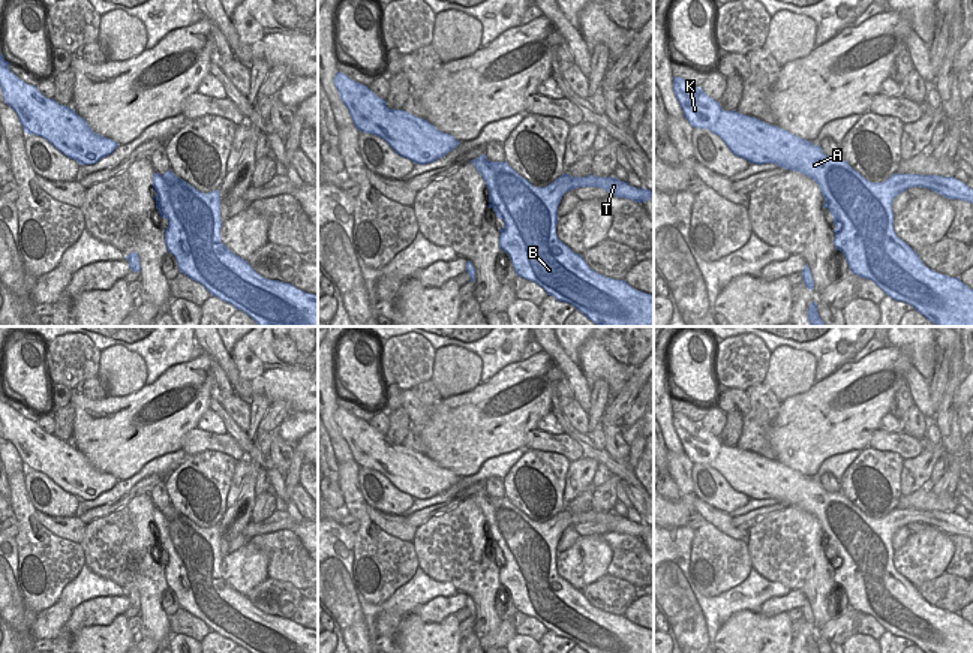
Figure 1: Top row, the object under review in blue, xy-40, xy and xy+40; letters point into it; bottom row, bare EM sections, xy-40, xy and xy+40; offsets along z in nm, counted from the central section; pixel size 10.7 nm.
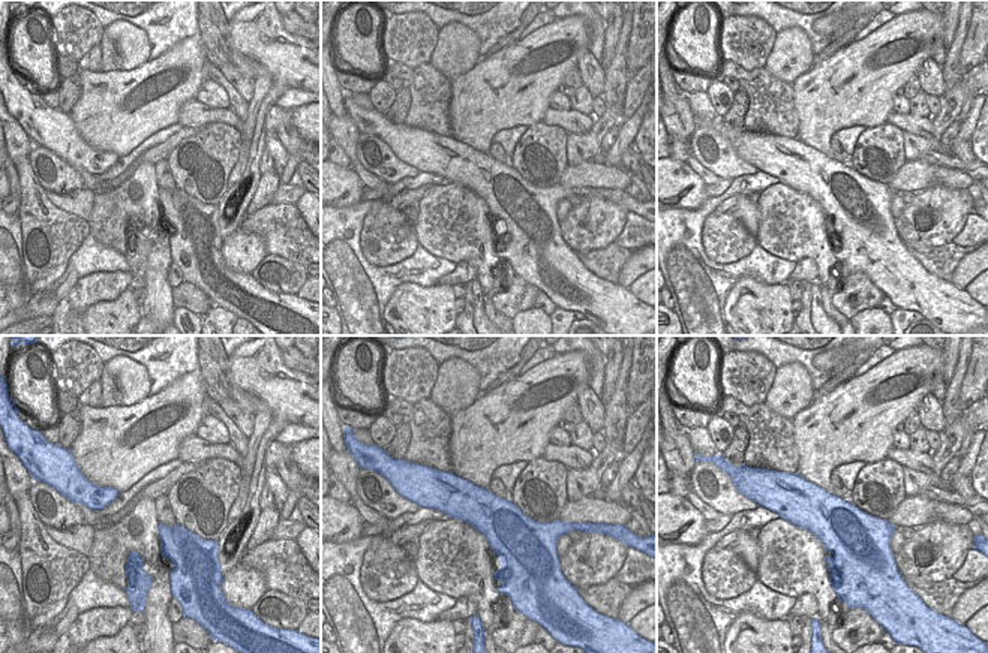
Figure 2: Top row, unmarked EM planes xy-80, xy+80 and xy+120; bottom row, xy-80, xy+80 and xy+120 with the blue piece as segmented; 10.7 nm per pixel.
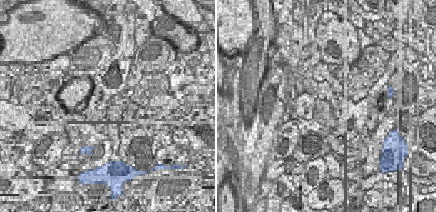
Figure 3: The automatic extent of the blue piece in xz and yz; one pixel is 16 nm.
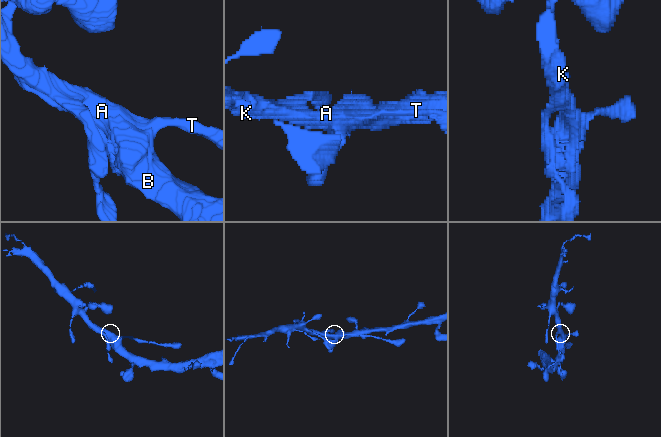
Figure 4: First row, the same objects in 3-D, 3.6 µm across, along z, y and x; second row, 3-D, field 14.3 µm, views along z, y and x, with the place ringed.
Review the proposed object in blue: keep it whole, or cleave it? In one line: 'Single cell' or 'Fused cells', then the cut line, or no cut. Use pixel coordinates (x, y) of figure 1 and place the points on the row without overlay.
Fused cells. Split along xy (565, 509), (573, 524)

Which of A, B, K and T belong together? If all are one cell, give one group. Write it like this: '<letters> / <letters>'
A B K / T

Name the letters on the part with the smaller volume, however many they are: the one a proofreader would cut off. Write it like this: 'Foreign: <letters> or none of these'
Foreign: T

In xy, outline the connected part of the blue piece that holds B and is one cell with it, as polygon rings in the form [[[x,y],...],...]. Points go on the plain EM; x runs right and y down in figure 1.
[[[486,490],[471,496],[489,524],[489,542],[504,557],[499,565],[499,583],[510,590],[516,611],[540,620],[547,631],[568,638],[586,653],[654,653],[654,631],[595,608],[582,590],[574,589],[556,571],[558,542],[573,520],[562,509],[546,523],[532,521],[505,496],[490,497]]]

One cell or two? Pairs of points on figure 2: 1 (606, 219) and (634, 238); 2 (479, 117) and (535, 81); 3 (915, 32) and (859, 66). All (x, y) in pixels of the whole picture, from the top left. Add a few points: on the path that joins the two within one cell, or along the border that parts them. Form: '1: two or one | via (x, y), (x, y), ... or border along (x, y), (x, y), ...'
1: two | border along (628, 211), (625, 225), (613, 241)
2: one | via (492, 104), (507, 89), (522, 81)
3: one | via (901, 36), (886, 41), (873, 53)

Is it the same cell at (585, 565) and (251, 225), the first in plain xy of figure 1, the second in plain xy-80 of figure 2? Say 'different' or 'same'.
different

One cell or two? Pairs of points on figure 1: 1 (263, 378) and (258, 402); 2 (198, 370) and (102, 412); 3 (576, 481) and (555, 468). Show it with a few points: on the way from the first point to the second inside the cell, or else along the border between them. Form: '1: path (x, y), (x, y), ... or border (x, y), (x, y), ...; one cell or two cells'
1: border (254, 394), (263, 394), (270, 403); two cells
2: path (174, 387), (155, 396), (138, 412), (126, 412); one cell
3: border (571, 462), (565, 477), (564, 503); two cells

